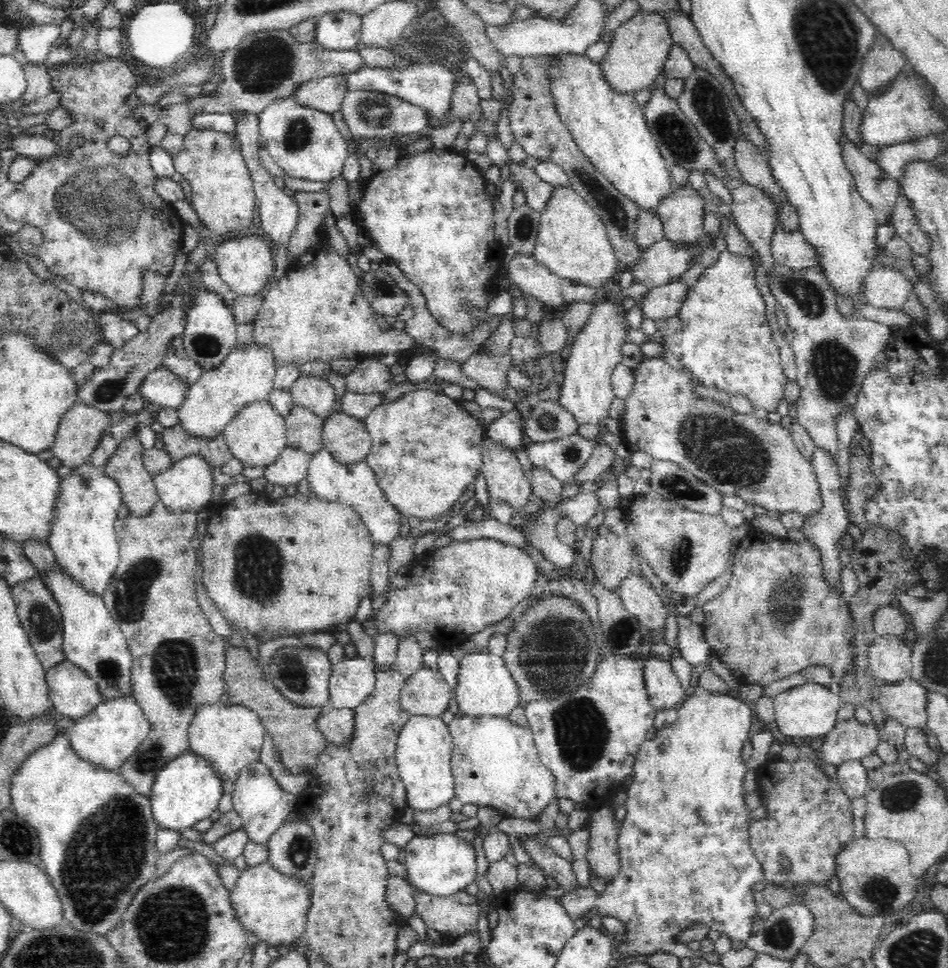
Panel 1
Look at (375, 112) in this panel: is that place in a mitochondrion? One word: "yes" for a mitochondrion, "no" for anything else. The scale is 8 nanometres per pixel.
yes

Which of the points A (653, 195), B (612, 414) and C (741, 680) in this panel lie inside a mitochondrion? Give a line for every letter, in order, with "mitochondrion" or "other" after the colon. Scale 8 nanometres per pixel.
A: other
B: other
C: other

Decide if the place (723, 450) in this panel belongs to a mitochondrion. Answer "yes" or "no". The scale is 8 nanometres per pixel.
yes

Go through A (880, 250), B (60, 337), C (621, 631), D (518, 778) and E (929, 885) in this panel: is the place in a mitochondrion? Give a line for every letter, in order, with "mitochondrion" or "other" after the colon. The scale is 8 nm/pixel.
A: other
B: mitochondrion
C: mitochondrion
D: other
E: other

